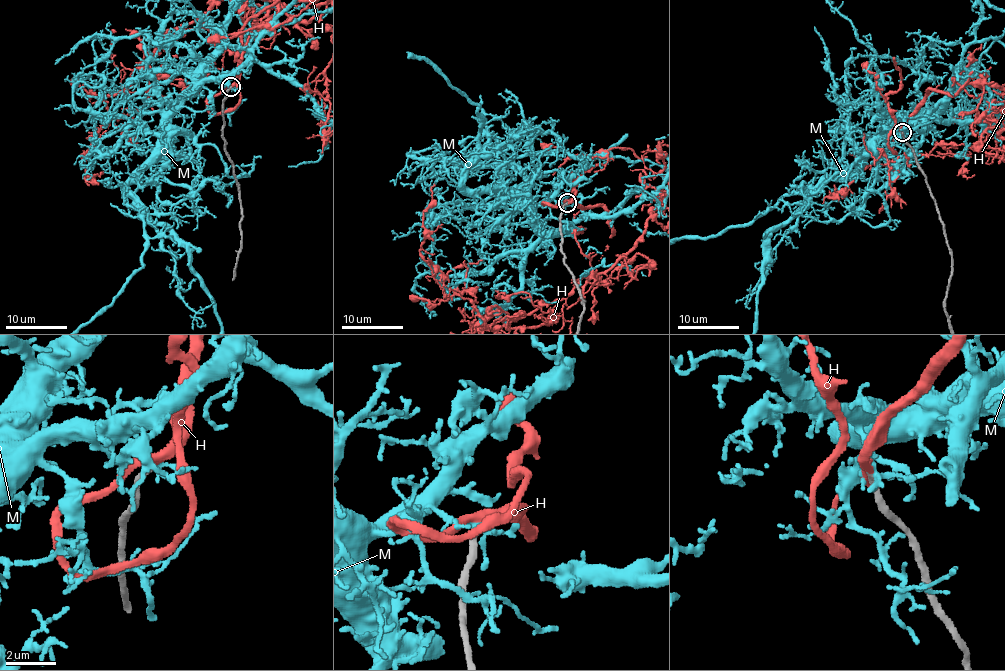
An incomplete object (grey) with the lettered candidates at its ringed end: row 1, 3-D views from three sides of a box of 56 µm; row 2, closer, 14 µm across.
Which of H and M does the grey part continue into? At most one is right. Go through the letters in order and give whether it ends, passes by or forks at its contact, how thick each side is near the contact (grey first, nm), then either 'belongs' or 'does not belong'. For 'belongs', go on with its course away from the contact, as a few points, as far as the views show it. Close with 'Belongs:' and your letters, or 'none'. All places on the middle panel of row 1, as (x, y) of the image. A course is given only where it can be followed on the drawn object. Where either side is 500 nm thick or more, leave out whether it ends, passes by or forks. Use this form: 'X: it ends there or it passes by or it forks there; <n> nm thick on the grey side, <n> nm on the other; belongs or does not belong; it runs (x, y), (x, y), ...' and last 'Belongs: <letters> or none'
H: it passes by; 280 nm thick on the grey side, 340 nm on the other; belongs; it runs (566, 203), (601, 206), (612, 228), (609, 248), (583, 293), (550, 321), (496, 331), (421, 254), (433, 184)
M: it forks there; 300 nm thick on the grey side, 200 nm on the other; does not belong
Belongs: H

